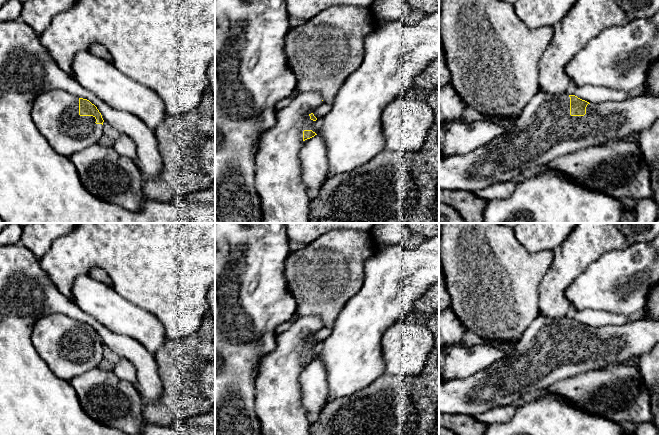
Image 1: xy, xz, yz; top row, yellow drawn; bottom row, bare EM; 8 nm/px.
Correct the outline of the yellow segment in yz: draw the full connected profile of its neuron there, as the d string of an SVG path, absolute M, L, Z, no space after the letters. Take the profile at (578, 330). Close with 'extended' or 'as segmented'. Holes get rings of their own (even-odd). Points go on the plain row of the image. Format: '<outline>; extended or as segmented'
M539 315L513 351L488 368L456 380L439 378L439 412L476 416L496 407L519 407L539 397L552 384L575 375L617 364L635 364L659 343L659 319L642 316L623 325L589 327L575 319Z; extended

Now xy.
M59 313L38 319L31 340L49 369L65 381L97 368L103 359L104 344L97 331Z; extended

